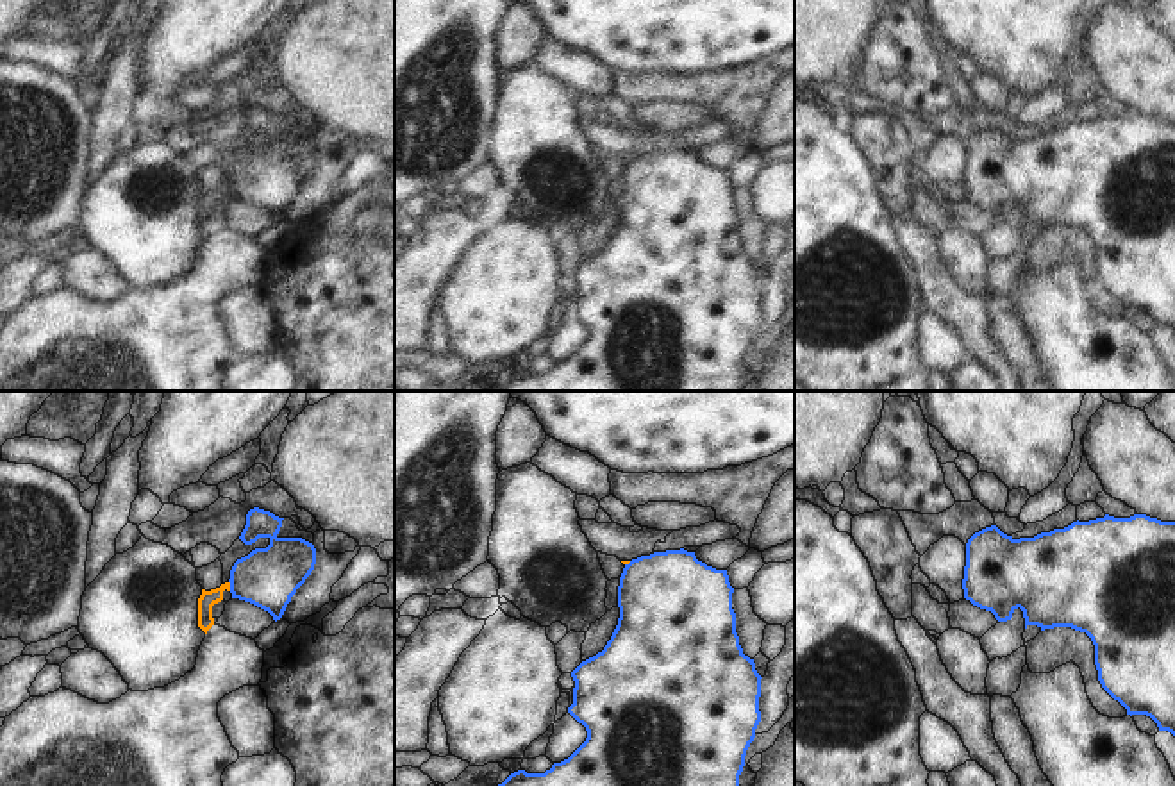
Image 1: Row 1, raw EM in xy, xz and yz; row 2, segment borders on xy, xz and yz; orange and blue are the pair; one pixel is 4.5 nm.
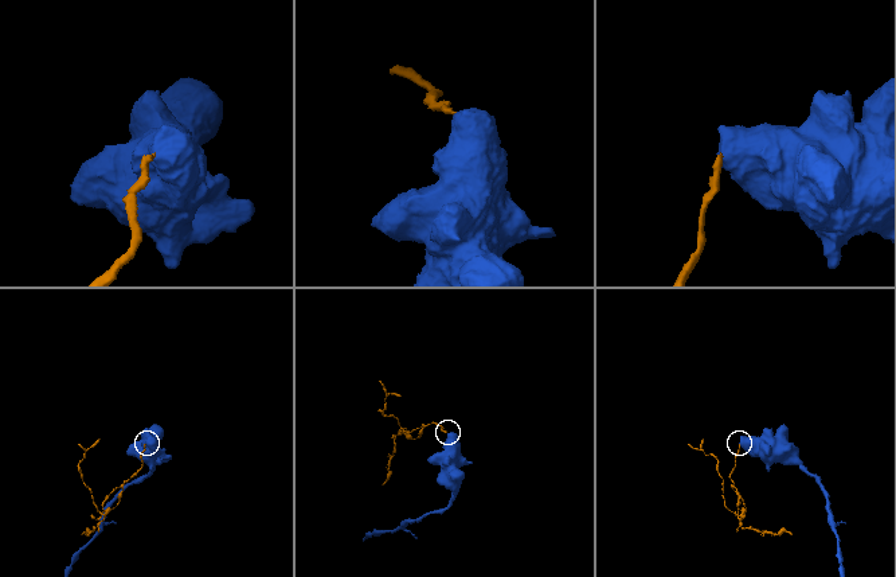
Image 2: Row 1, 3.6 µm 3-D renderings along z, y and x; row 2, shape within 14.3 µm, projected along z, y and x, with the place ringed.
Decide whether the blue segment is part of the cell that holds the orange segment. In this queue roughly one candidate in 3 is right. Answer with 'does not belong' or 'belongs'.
does not belong

